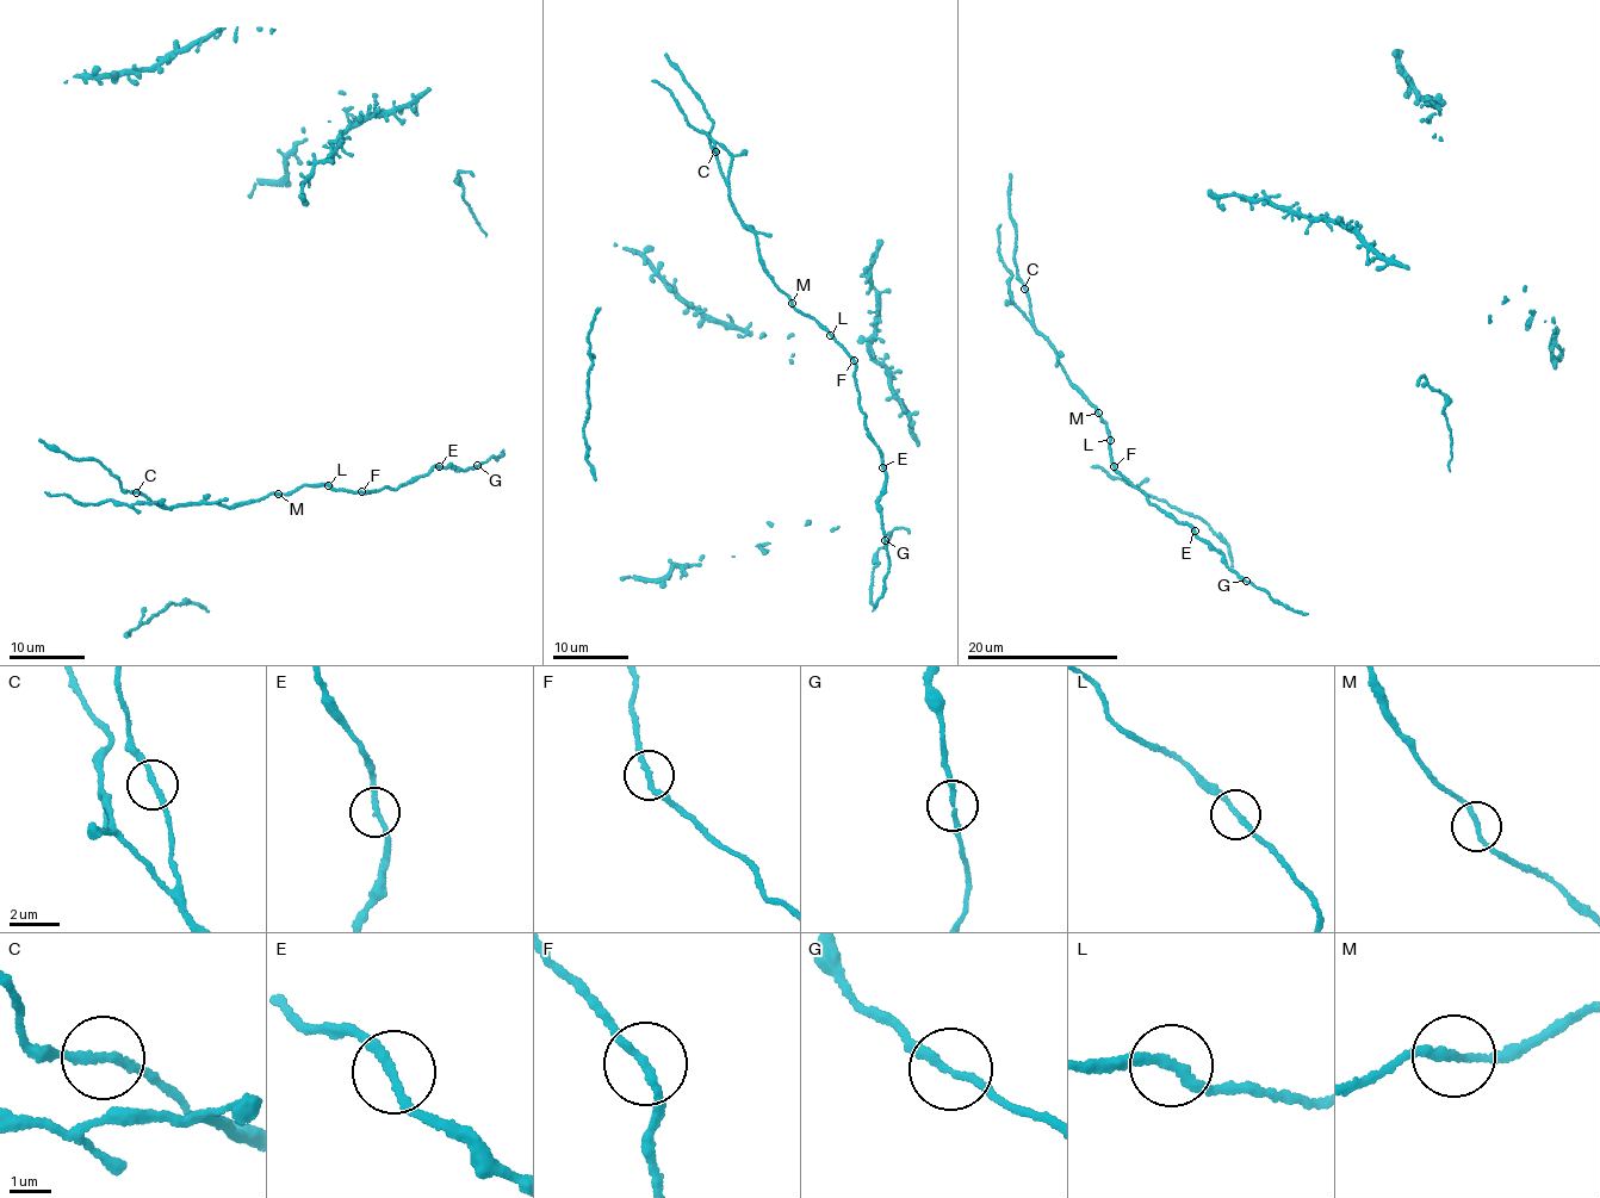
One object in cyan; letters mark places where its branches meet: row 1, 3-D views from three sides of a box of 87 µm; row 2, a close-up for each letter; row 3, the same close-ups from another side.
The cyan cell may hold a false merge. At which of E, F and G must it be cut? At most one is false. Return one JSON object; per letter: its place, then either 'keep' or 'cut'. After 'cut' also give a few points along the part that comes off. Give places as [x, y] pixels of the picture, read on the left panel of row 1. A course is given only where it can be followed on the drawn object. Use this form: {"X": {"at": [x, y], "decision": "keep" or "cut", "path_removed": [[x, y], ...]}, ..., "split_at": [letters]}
{"E": {"at": [439, 466], "decision": "keep"}, "F": {"at": [361, 491], "decision": "keep"}, "G": {"at": [477, 465], "decision": "keep"}, "split_at": []}

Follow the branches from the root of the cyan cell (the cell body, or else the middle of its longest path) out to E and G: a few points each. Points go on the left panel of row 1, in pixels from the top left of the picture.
E: (369, 491), (385, 485), (395, 489), (439, 466)
G: (369, 491), (385, 485), (395, 489), (428, 472), (435, 464), (446, 466), (450, 464), (465, 470), (478, 465)

